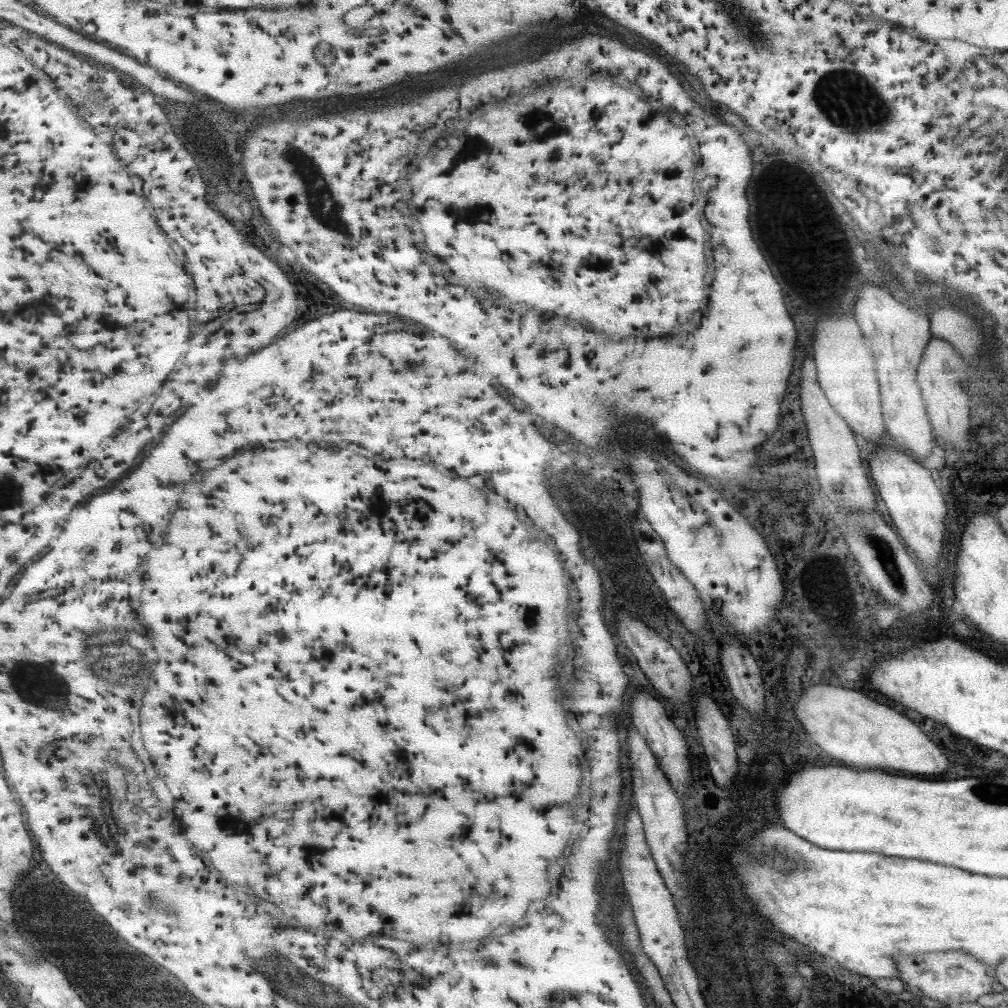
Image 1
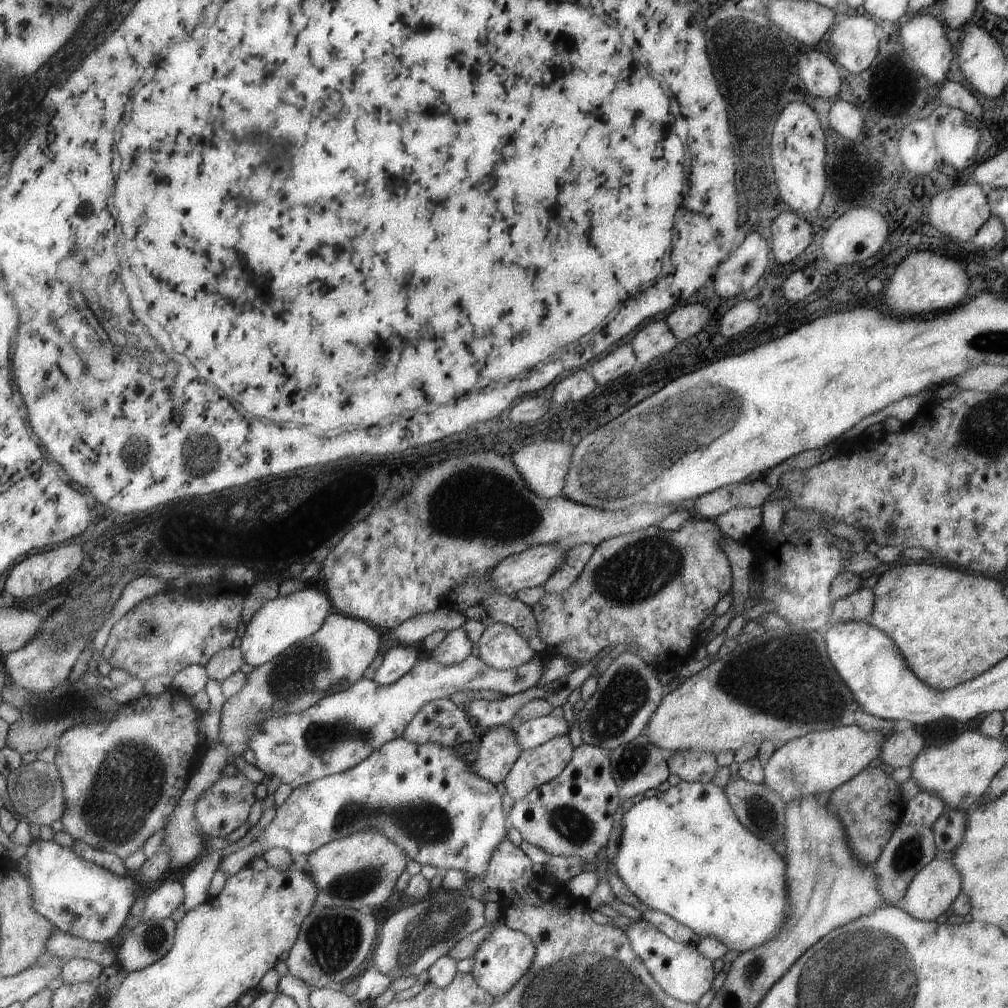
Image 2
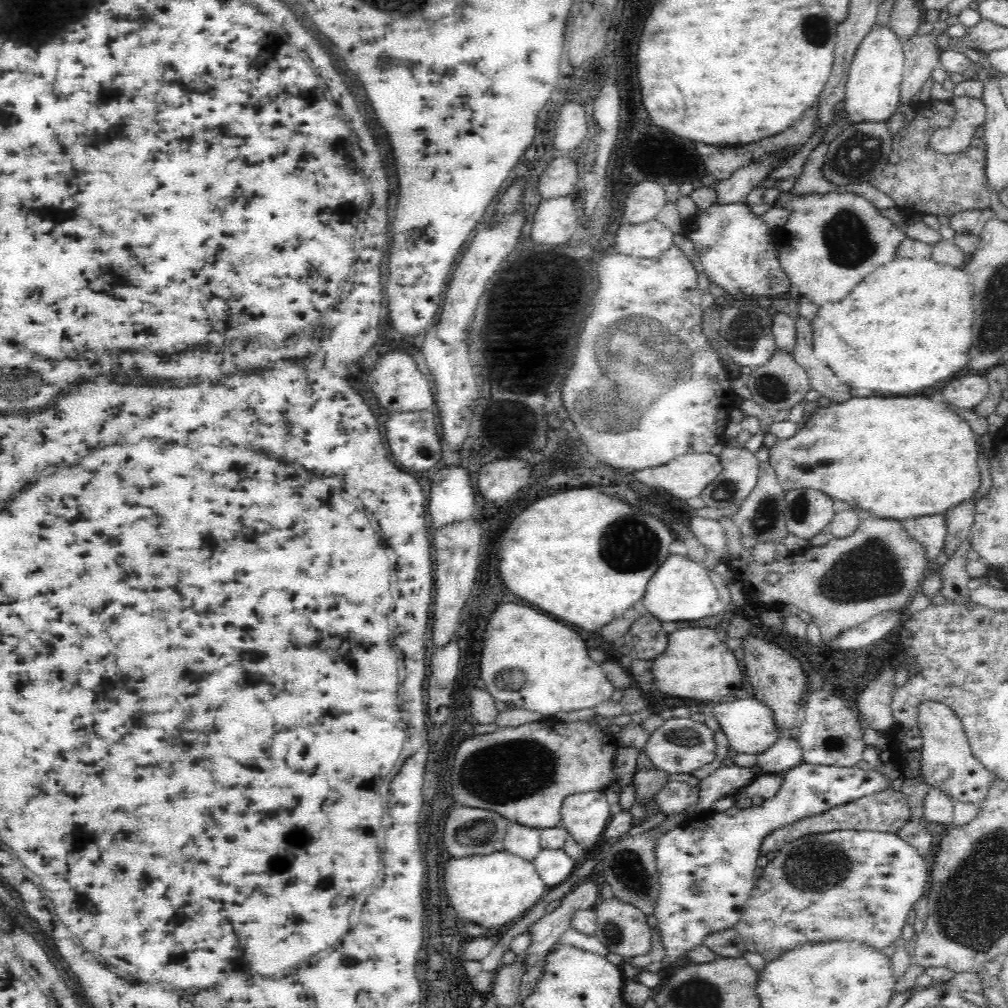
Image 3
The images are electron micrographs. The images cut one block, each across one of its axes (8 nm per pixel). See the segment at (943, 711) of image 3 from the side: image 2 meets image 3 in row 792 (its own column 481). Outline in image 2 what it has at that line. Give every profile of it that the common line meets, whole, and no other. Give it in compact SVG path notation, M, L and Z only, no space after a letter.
M500 923L478 948L472 973L485 990L500 999L509 994L514 986L530 972L537 954L534 940L527 933L513 930L509 925Z

